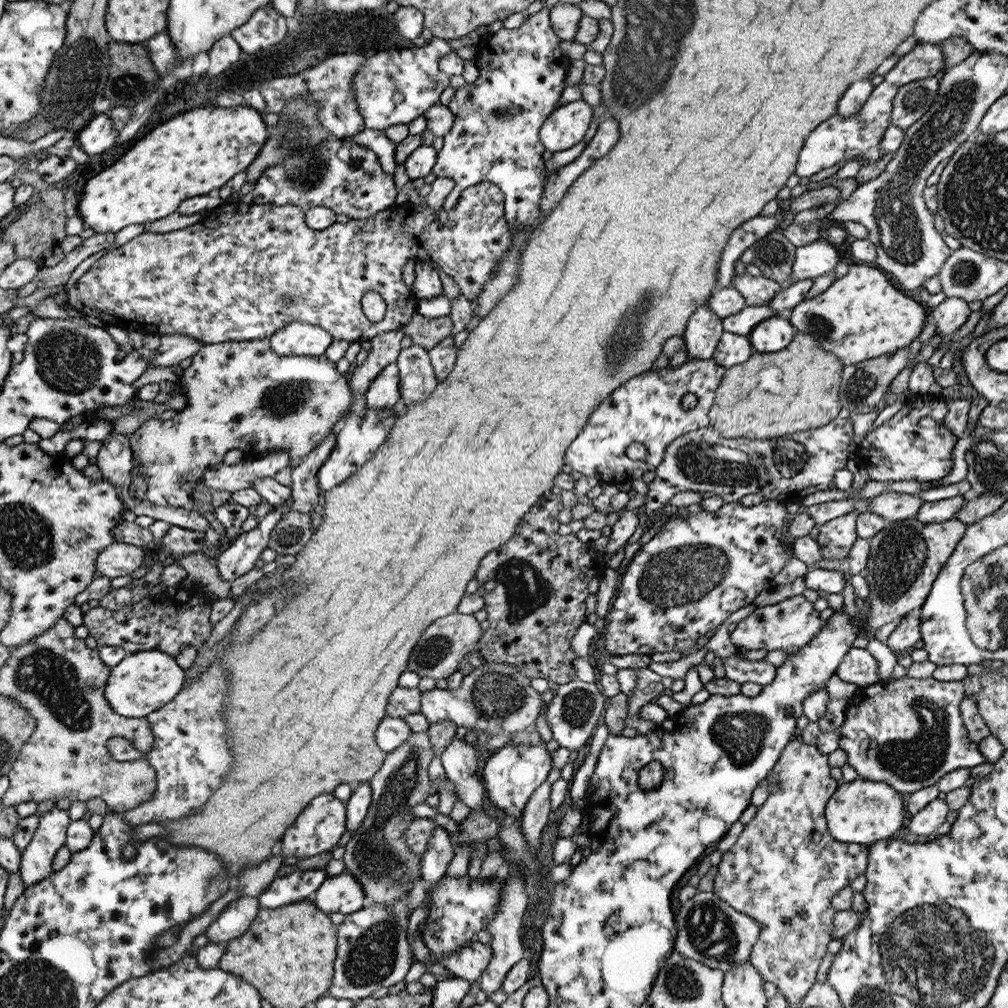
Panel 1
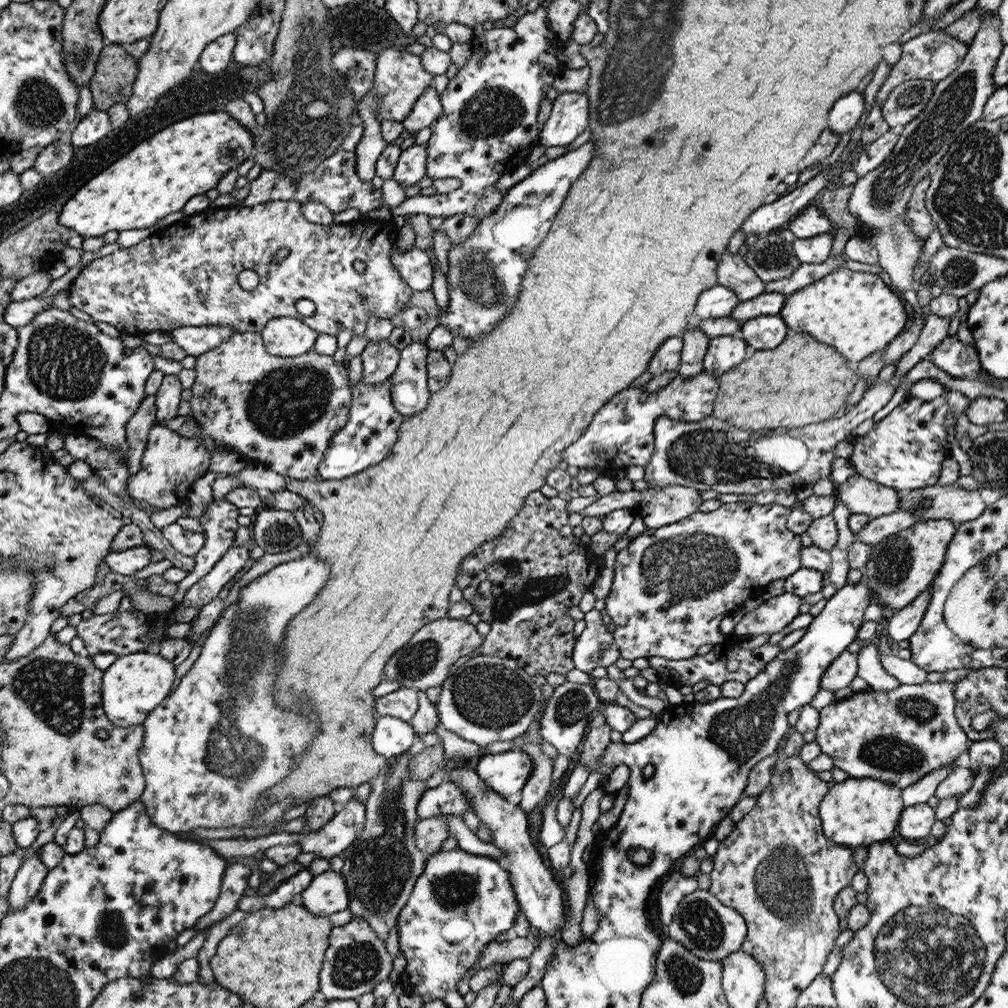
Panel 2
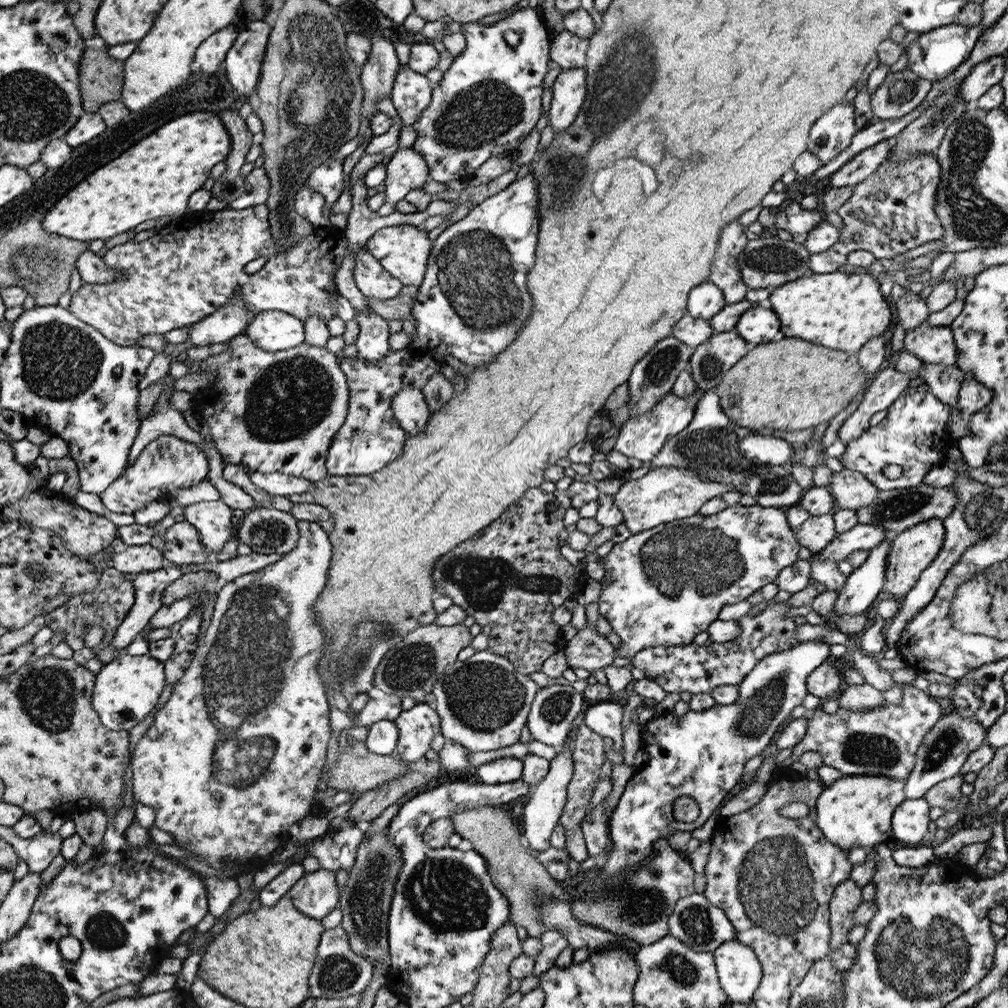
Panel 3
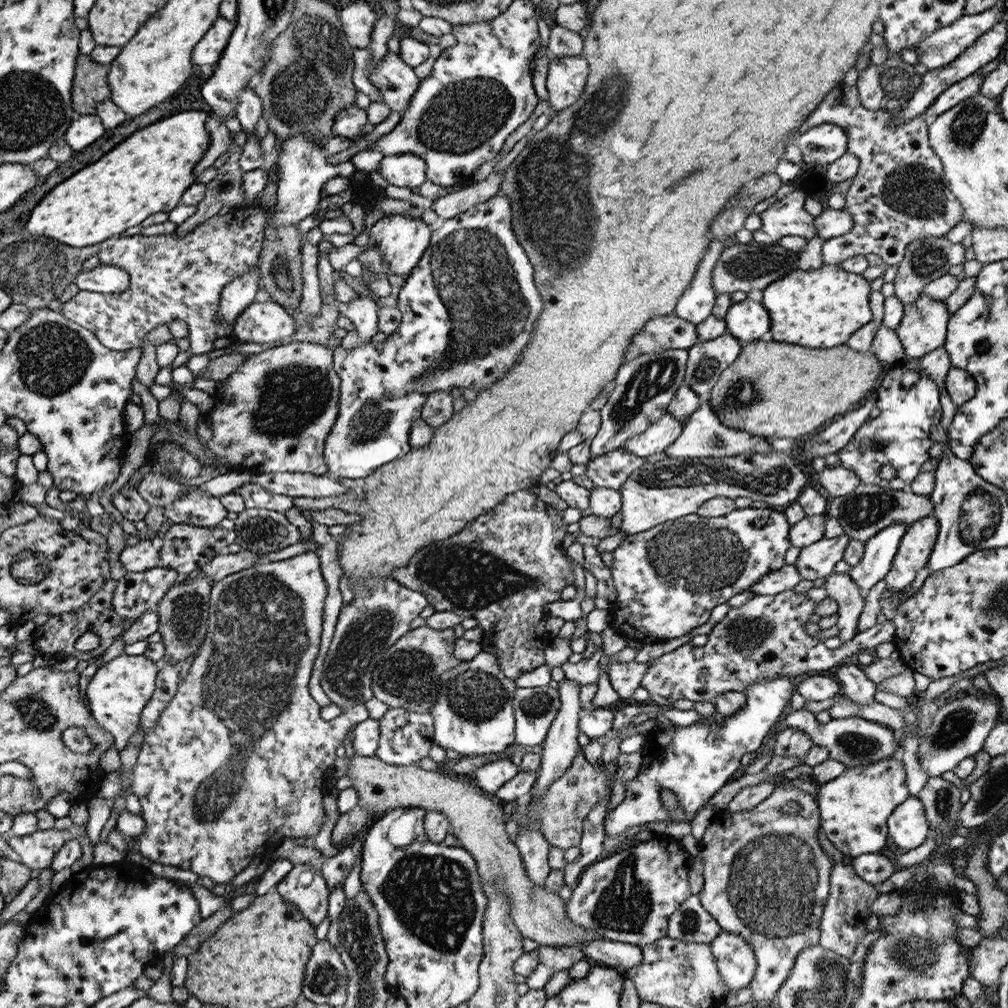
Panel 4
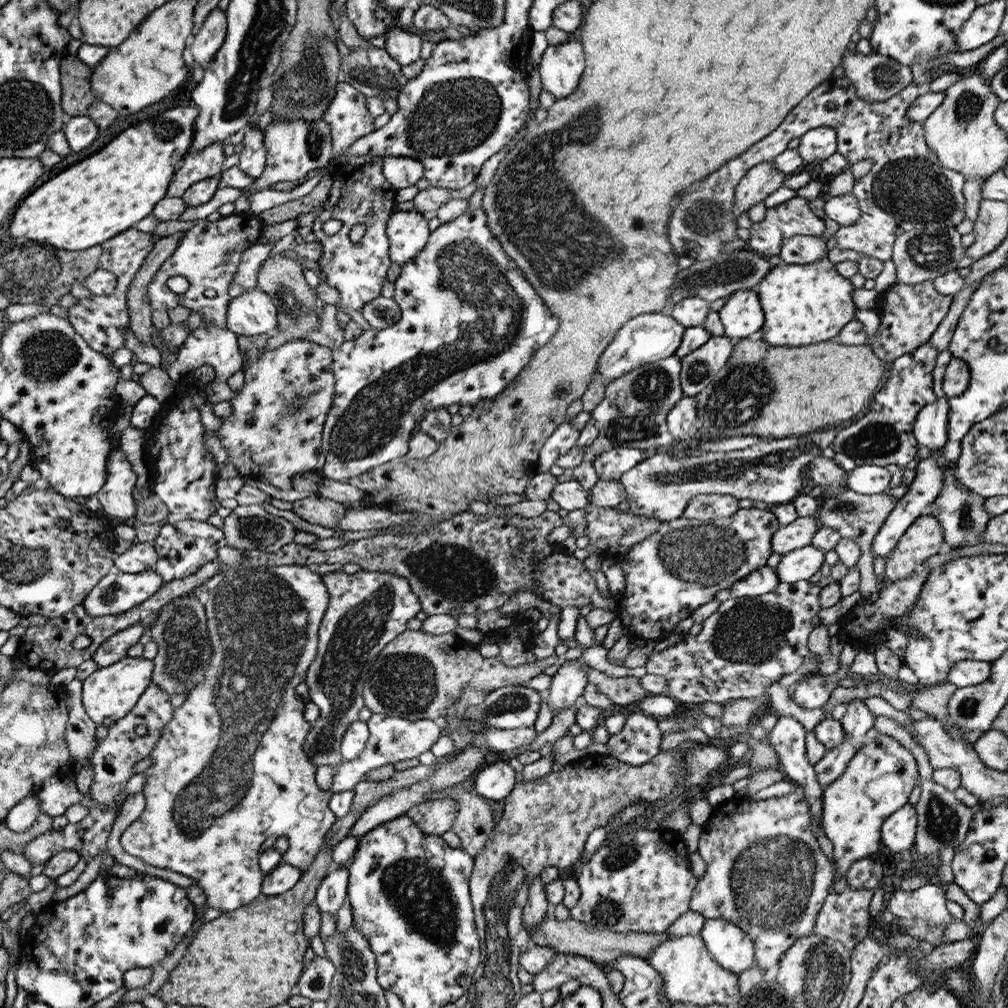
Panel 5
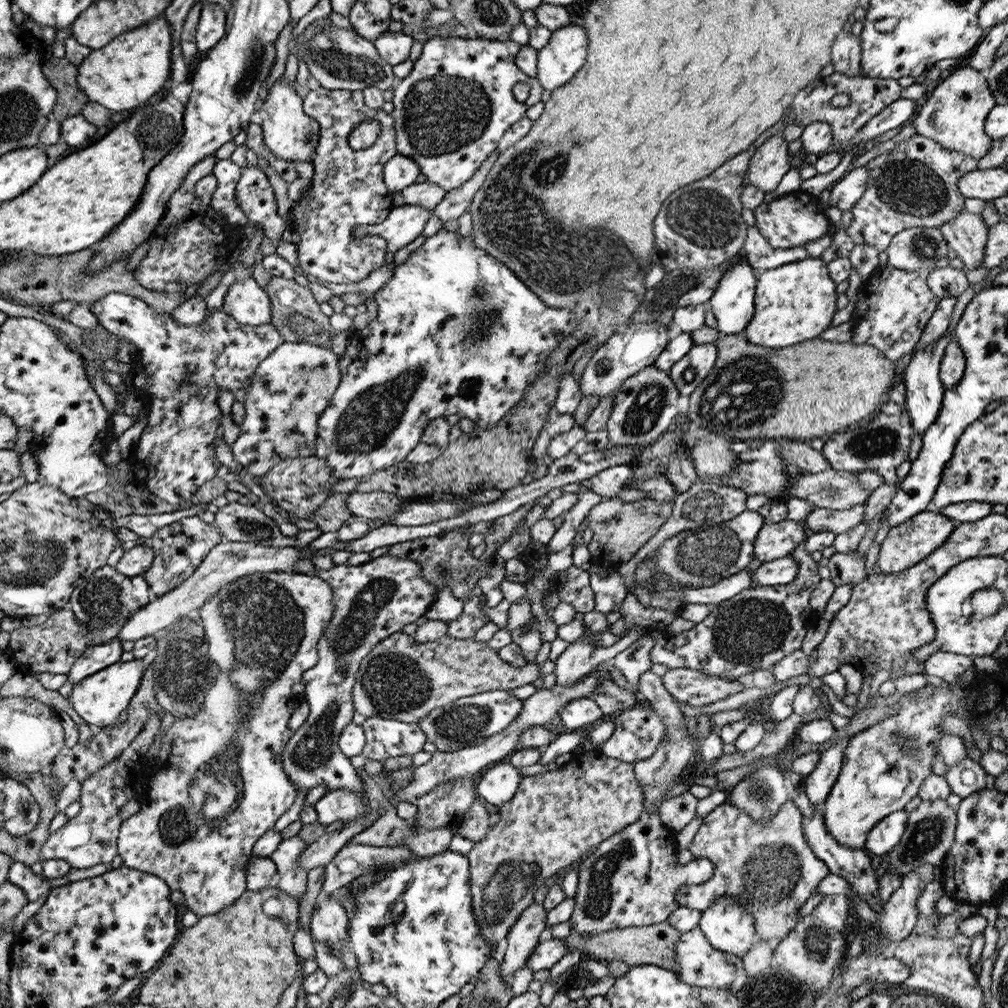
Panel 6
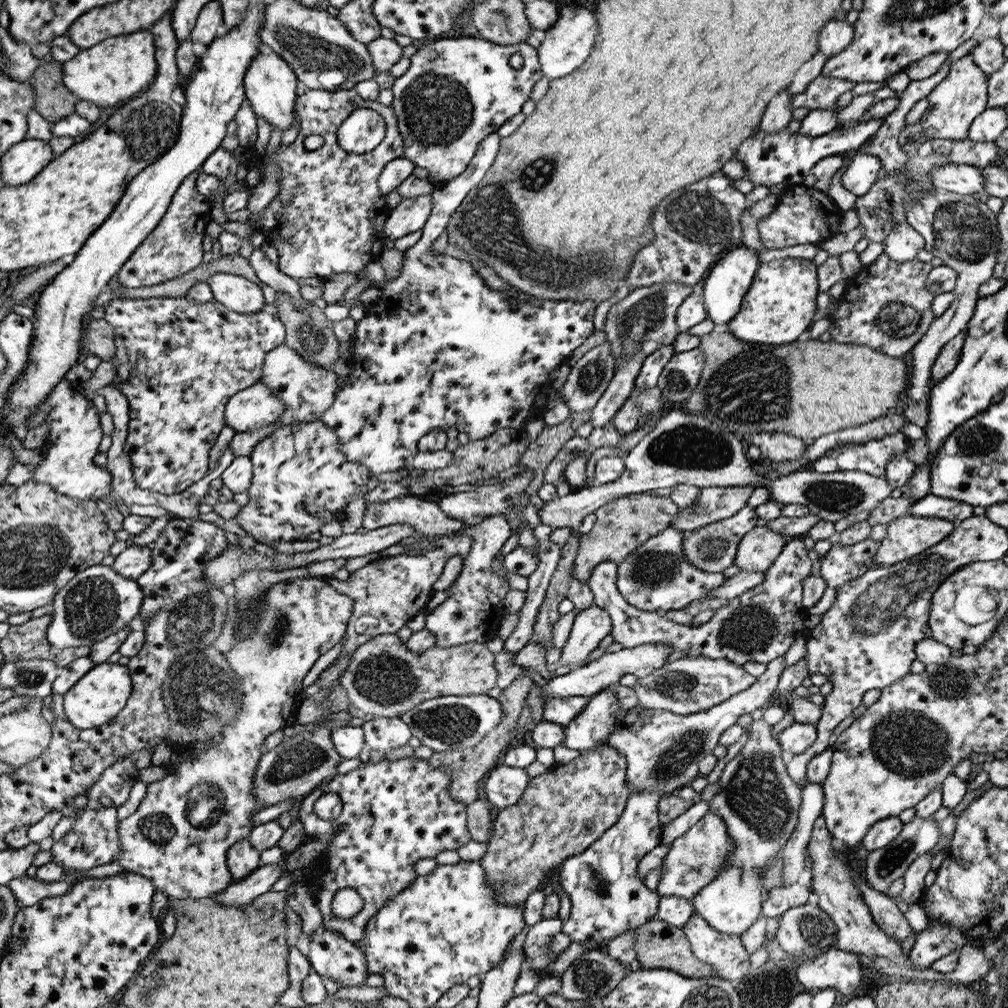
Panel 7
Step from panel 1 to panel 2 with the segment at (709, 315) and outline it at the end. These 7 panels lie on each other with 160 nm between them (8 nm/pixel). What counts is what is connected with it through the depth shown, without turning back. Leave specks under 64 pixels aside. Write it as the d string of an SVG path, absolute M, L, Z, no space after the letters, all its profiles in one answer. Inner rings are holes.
M690 325L683 333L683 351L677 372L680 376L690 378L703 370L703 356L706 354L710 338L697 325Z

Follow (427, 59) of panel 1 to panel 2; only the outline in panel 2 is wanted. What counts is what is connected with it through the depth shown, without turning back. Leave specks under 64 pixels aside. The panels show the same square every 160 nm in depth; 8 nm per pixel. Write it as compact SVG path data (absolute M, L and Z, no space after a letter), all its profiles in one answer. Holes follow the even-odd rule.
M384 49L377 56L374 72L373 89L378 92L379 103L375 111L380 122L395 120L402 122L408 118L410 111L426 88L430 88L434 74L424 67L422 56L414 56L408 52Z

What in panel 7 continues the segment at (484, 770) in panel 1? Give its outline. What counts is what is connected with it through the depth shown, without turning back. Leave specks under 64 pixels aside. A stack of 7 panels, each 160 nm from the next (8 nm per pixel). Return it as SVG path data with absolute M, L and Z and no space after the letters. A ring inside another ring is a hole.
M498 764L484 783L486 798L498 809L512 806L522 798L530 779L525 769Z

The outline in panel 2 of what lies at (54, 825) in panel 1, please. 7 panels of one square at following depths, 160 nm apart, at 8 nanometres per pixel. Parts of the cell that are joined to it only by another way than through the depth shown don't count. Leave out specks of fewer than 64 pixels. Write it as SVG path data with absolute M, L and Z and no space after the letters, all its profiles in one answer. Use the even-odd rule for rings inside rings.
M39 849L33 853L18 869L7 894L8 911L20 910L27 906L41 890L41 884L45 882L45 876L49 869L41 860Z

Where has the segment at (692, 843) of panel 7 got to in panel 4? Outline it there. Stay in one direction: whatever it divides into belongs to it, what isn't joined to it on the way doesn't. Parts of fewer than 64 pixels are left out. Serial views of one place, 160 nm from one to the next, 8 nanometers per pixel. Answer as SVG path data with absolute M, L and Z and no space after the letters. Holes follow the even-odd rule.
M776 787L772 794L749 811L730 812L721 810L716 818L710 823L701 840L699 840L699 855L704 861L704 884L702 890L697 894L702 906L712 915L712 918L718 922L722 930L741 936L752 947L753 953L757 960L757 968L754 973L754 980L750 984L752 990L752 1003L756 1006L770 1007L772 1002L778 1001L779 990L784 986L784 982L788 980L792 968L794 968L795 956L804 948L819 943L820 938L820 921L821 916L829 897L830 875L833 860L827 852L823 851L820 843L817 841L816 833L820 827L819 810L816 798L808 792L804 792L794 787ZM788 802L797 802L800 810L797 813L784 814L781 808L784 808Z

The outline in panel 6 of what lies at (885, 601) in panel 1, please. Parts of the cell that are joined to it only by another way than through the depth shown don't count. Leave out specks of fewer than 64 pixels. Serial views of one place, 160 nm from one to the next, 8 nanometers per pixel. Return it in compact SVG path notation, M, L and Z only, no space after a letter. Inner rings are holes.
M930 510L920 512L911 520L906 520L906 523L900 524L896 528L890 528L890 532L880 548L876 570L881 573L895 574L912 568L920 560L927 560L928 556L936 551L936 548L945 544L946 540L953 535L955 528L952 520L940 512Z

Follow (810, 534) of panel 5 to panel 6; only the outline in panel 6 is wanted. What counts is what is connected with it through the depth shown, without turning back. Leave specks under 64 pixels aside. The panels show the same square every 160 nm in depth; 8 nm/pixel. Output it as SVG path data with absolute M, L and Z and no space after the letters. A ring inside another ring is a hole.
M789 519L774 524L764 524L754 540L754 559L762 563L783 558L804 544L808 529L803 522Z

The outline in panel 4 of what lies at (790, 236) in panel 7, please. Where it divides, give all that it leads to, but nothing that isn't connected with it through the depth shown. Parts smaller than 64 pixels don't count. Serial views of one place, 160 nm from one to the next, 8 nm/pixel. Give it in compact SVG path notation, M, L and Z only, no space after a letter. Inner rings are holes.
M793 191L759 214L762 227L754 230L753 242L777 244L783 236L801 236L810 240L817 234L812 214L804 209L805 193Z

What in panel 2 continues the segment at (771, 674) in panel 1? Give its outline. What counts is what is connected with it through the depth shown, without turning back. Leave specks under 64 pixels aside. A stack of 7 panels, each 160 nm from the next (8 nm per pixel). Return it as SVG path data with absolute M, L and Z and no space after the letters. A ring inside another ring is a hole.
M729 637L726 642L721 645L716 645L714 648L704 655L691 656L682 660L668 660L662 657L648 657L648 664L653 668L659 676L659 681L664 684L673 686L679 689L682 686L693 686L696 682L709 680L709 684L721 685L723 682L738 681L746 684L752 680L759 672L781 651L776 645L763 645L760 648L752 648L747 651L742 648L739 638Z

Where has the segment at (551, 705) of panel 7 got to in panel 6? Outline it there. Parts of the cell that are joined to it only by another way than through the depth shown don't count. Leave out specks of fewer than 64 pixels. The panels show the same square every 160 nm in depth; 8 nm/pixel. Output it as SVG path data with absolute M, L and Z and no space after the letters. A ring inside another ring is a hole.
M583 697L572 699L559 710L565 730L585 729L596 720L606 717L594 699Z

